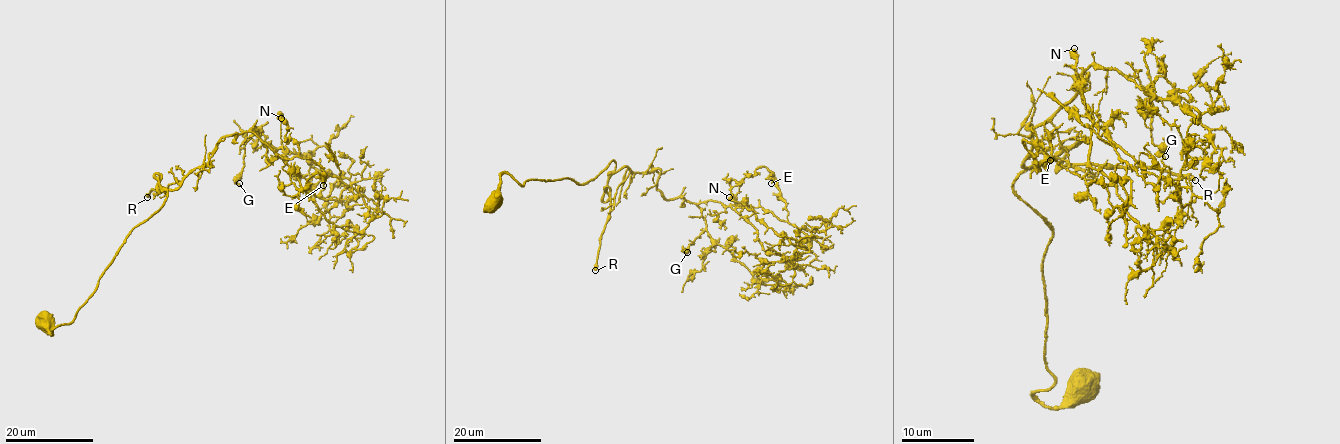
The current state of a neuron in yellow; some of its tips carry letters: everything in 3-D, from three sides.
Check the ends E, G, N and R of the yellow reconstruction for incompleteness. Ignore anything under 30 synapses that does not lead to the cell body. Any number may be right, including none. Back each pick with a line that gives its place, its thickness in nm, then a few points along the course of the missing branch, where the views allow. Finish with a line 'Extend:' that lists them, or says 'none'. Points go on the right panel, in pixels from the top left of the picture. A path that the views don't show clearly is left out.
R: place (1195, 180); calibre 340 nm
Extend: R

